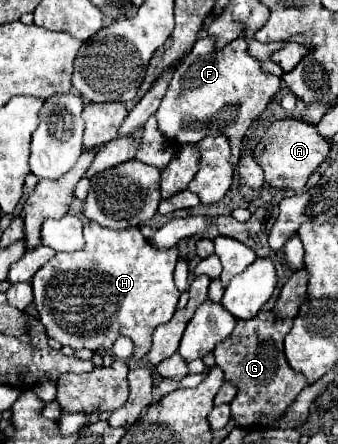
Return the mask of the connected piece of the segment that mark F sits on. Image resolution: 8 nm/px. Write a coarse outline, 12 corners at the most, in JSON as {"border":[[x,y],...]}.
{"border":[[201,36],[155,112],[165,140],[231,140],[281,80],[247,54],[243,36],[215,50]]}

